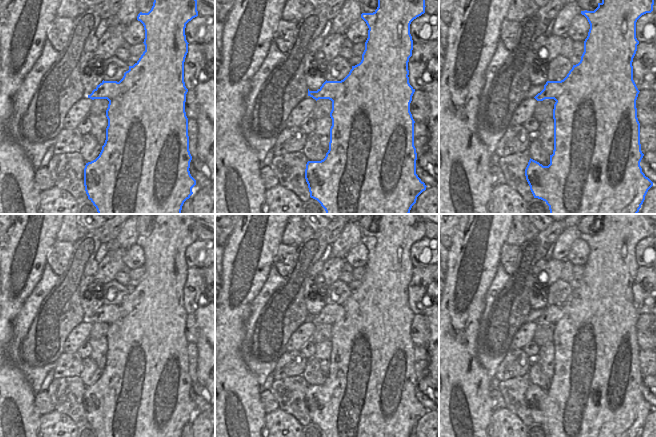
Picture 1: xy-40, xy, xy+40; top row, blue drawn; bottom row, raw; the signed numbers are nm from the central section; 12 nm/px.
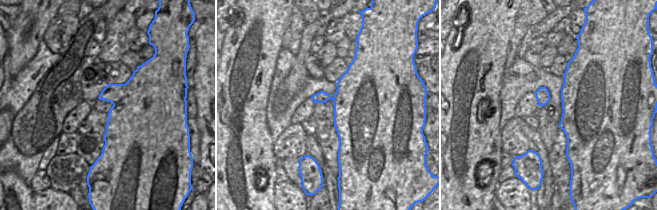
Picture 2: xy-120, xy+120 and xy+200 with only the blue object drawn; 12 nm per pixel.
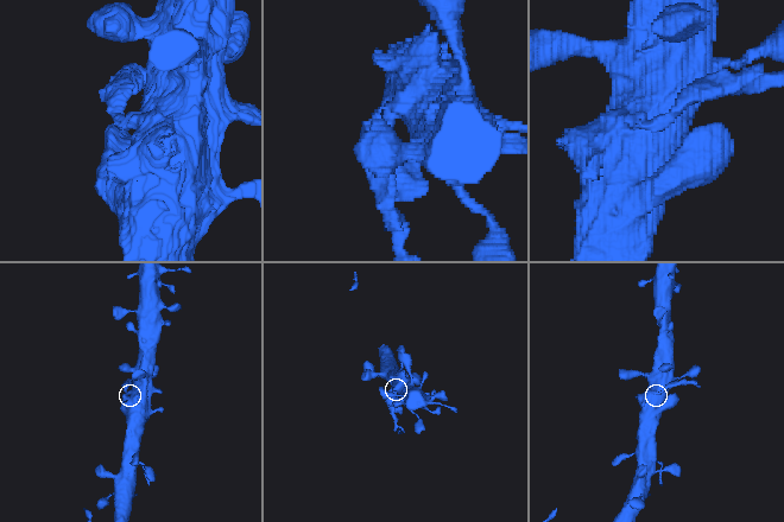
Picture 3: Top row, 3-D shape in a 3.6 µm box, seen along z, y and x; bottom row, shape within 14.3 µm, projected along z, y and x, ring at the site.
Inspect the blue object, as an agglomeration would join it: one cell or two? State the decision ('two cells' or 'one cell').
two cells

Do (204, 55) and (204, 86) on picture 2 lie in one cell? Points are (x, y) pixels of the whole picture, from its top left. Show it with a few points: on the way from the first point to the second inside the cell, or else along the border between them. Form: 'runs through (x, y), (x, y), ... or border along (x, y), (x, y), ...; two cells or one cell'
runs through (204, 63), (204, 78); one cell

